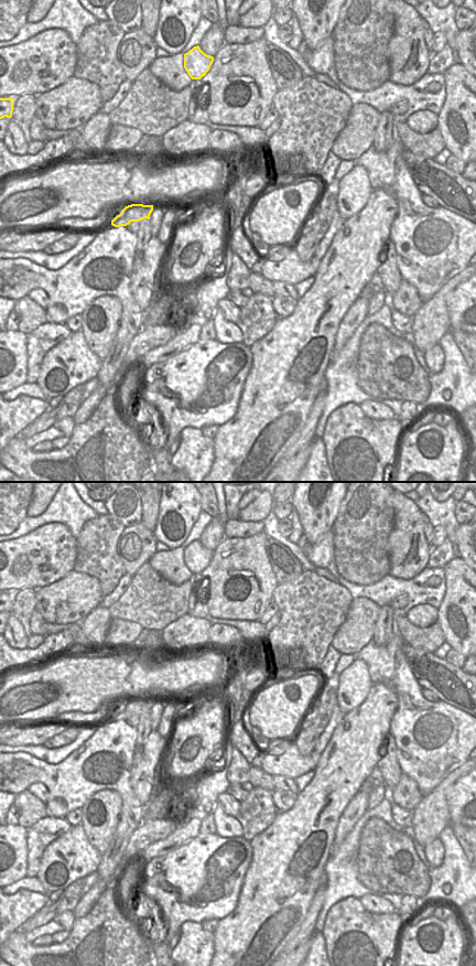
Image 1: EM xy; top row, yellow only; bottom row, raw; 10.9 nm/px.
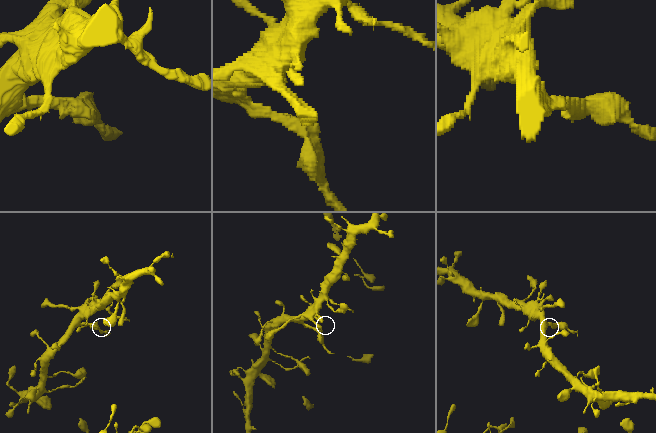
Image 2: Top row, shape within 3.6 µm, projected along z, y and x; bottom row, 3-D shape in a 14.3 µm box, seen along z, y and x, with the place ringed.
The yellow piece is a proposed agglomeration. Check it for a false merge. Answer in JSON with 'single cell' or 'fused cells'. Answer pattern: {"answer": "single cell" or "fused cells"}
{"answer": "fused cells"}

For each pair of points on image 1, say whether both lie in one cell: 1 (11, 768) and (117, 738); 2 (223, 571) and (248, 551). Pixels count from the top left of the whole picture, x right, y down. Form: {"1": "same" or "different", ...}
{"1": "same", "2": "same"}

